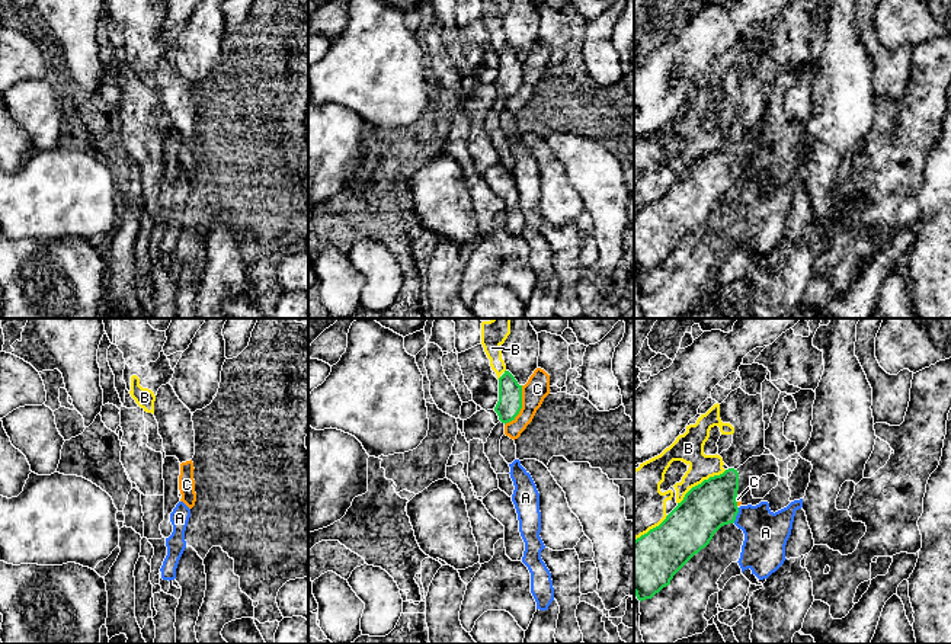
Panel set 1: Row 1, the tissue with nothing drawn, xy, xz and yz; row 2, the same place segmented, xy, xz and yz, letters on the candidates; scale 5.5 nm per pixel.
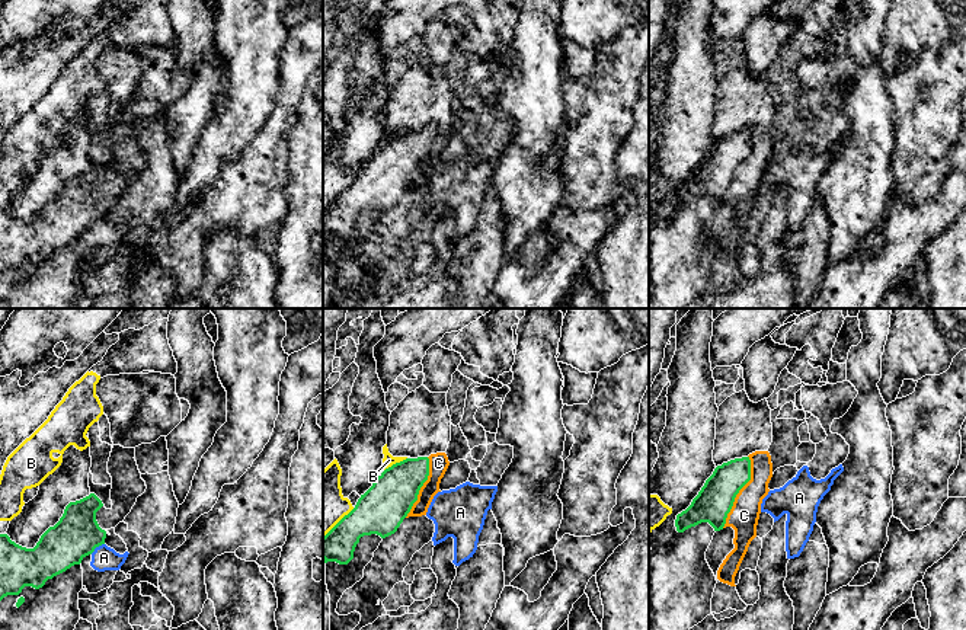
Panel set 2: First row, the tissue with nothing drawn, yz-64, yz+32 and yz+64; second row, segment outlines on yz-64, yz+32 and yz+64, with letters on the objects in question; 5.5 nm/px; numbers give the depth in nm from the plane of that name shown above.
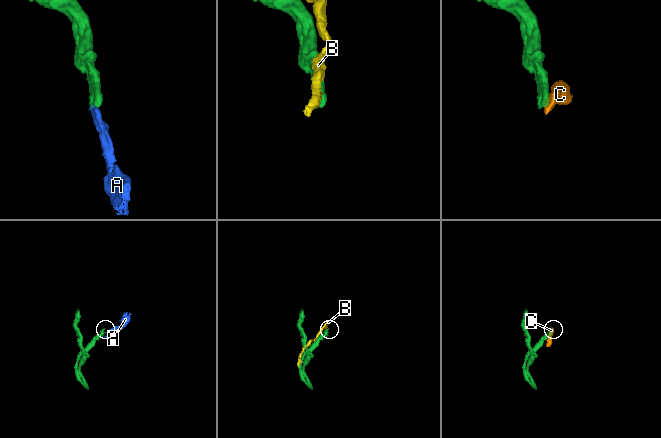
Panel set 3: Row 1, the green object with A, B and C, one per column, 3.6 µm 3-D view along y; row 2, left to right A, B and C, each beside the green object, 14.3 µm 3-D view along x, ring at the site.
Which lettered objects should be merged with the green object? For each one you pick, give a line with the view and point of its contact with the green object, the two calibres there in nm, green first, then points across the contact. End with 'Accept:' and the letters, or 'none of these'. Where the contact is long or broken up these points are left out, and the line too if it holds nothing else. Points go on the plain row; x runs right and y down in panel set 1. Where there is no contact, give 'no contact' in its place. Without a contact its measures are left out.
Accept: none of these

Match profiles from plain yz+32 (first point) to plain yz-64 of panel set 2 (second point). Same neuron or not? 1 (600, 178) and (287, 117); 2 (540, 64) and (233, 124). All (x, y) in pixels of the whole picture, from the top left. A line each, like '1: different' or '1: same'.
1: same
2: different

